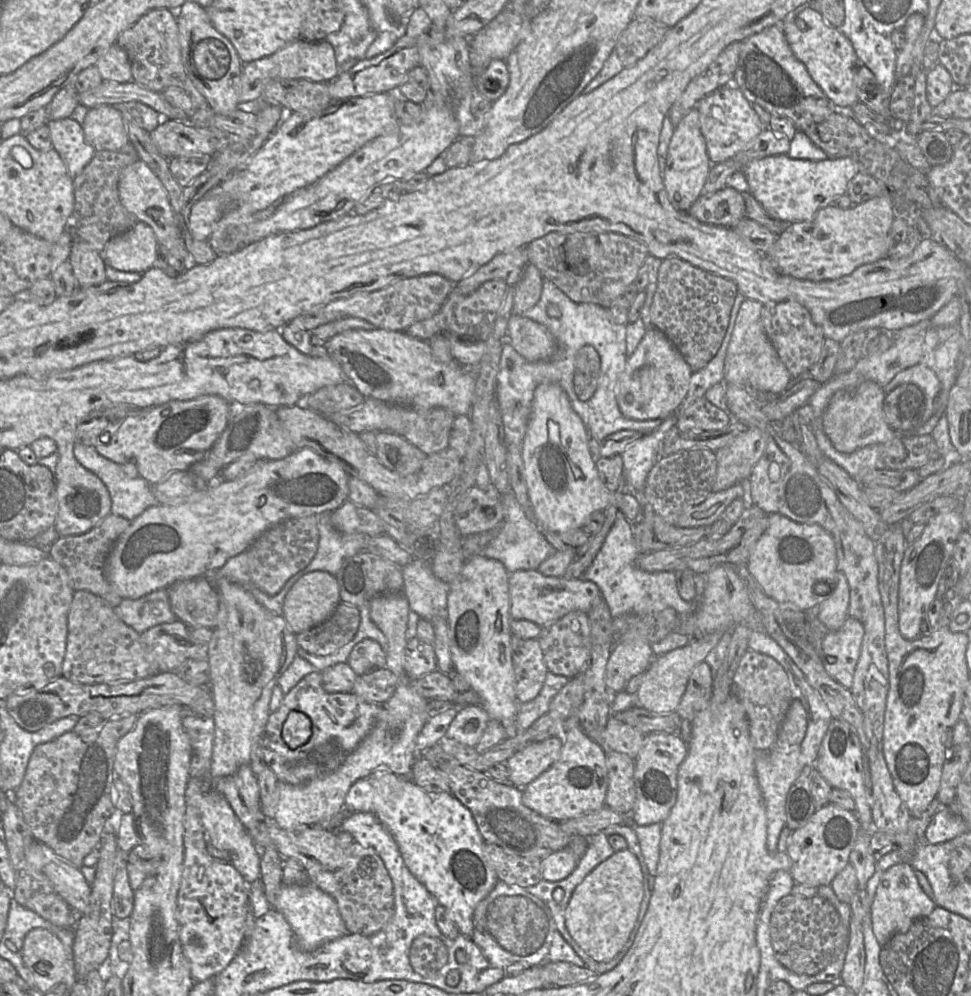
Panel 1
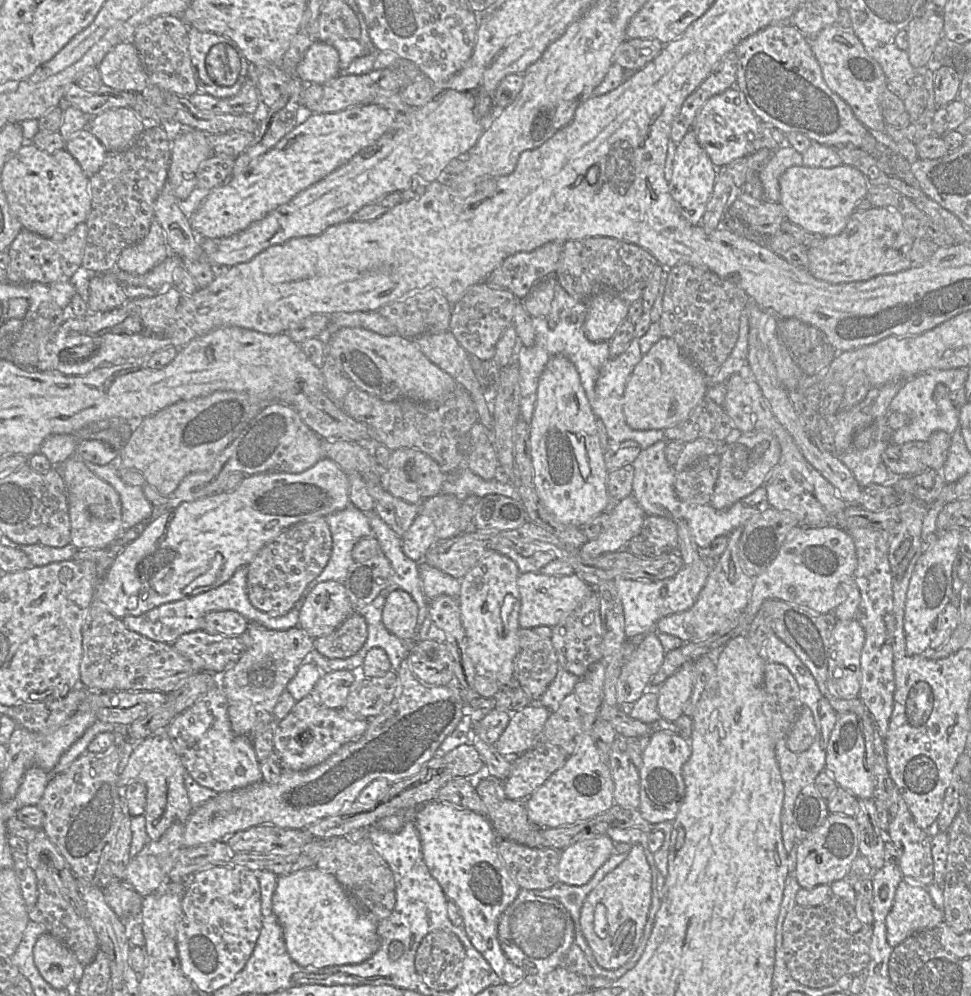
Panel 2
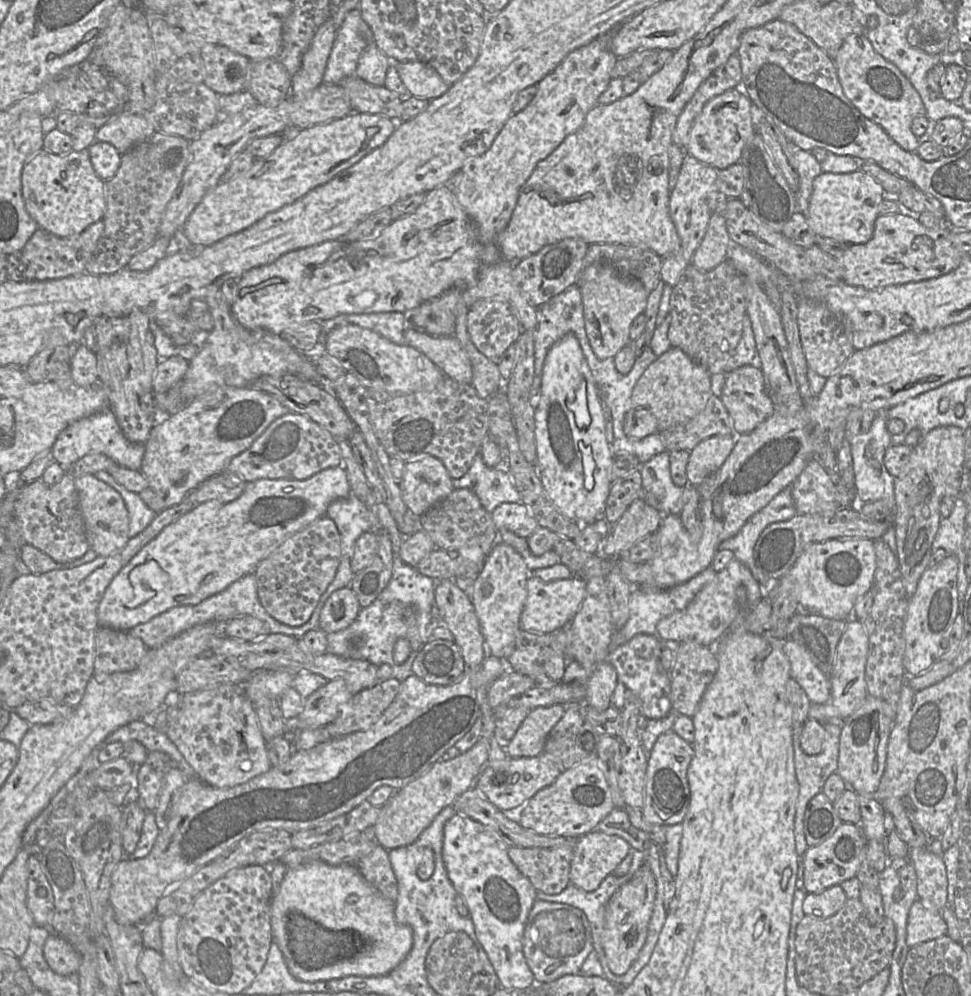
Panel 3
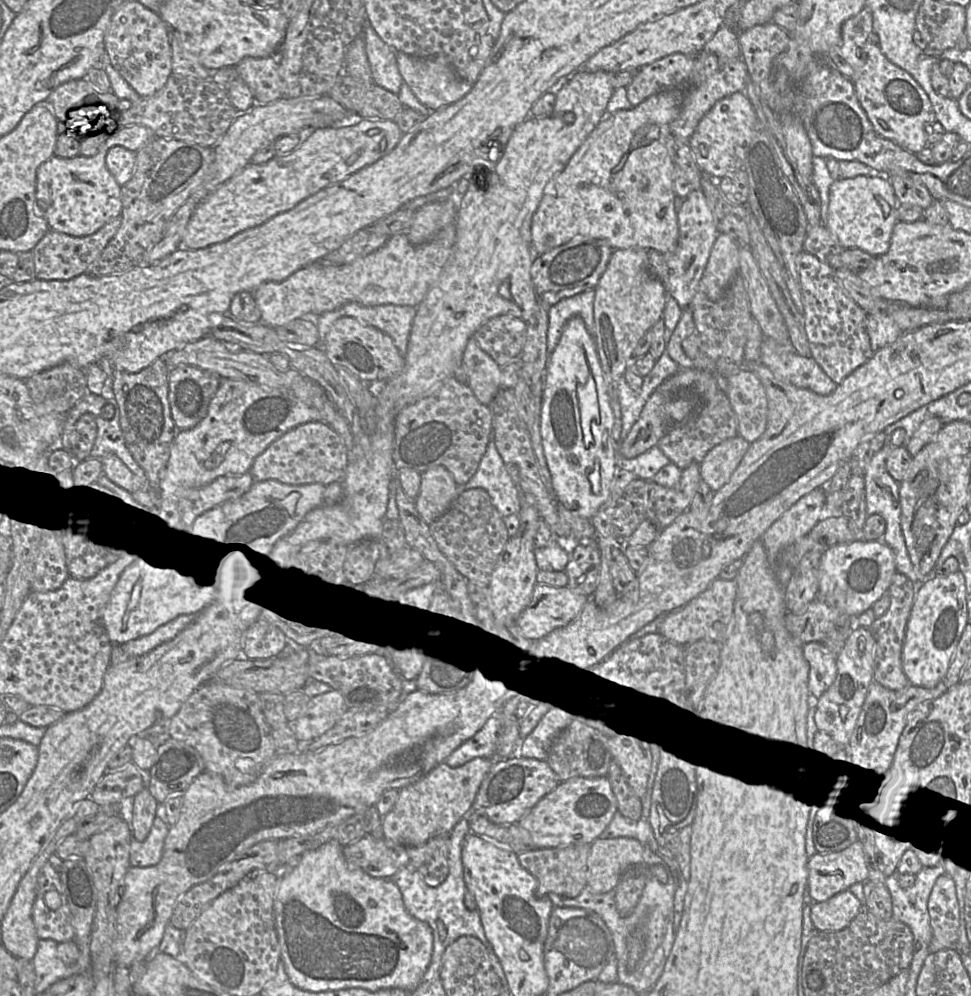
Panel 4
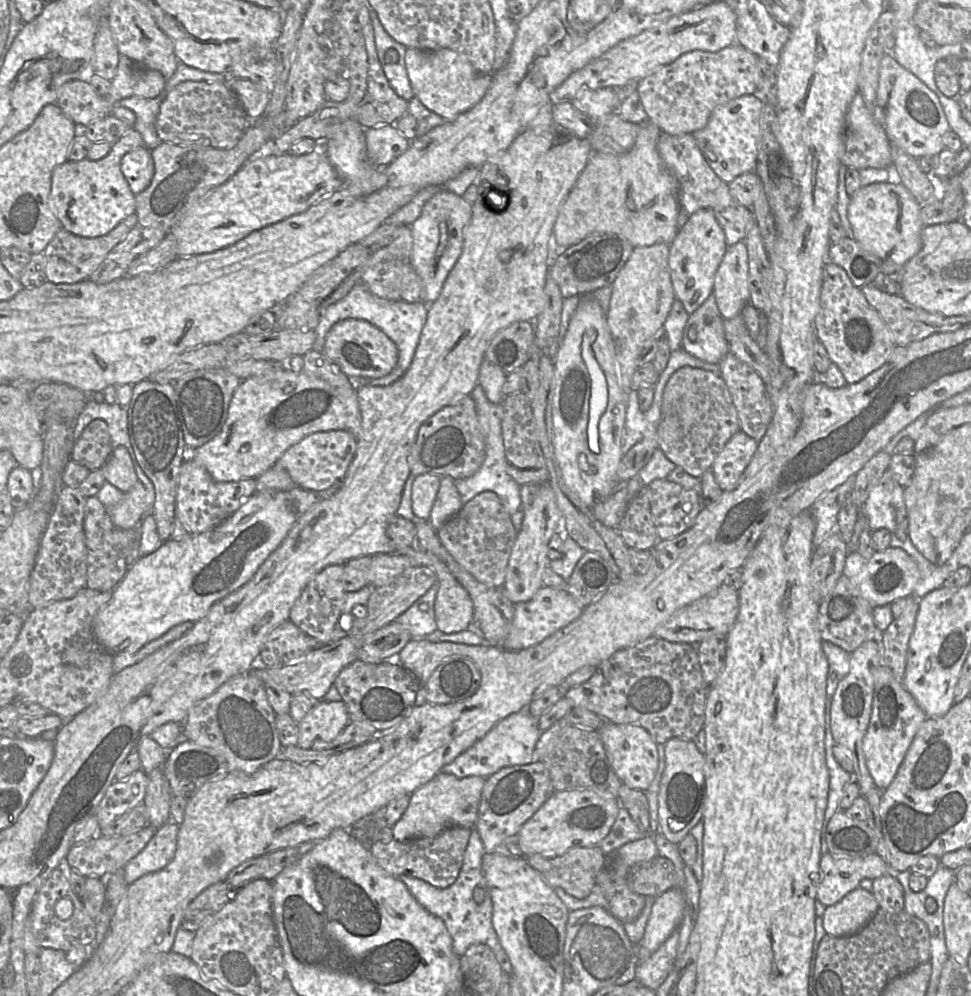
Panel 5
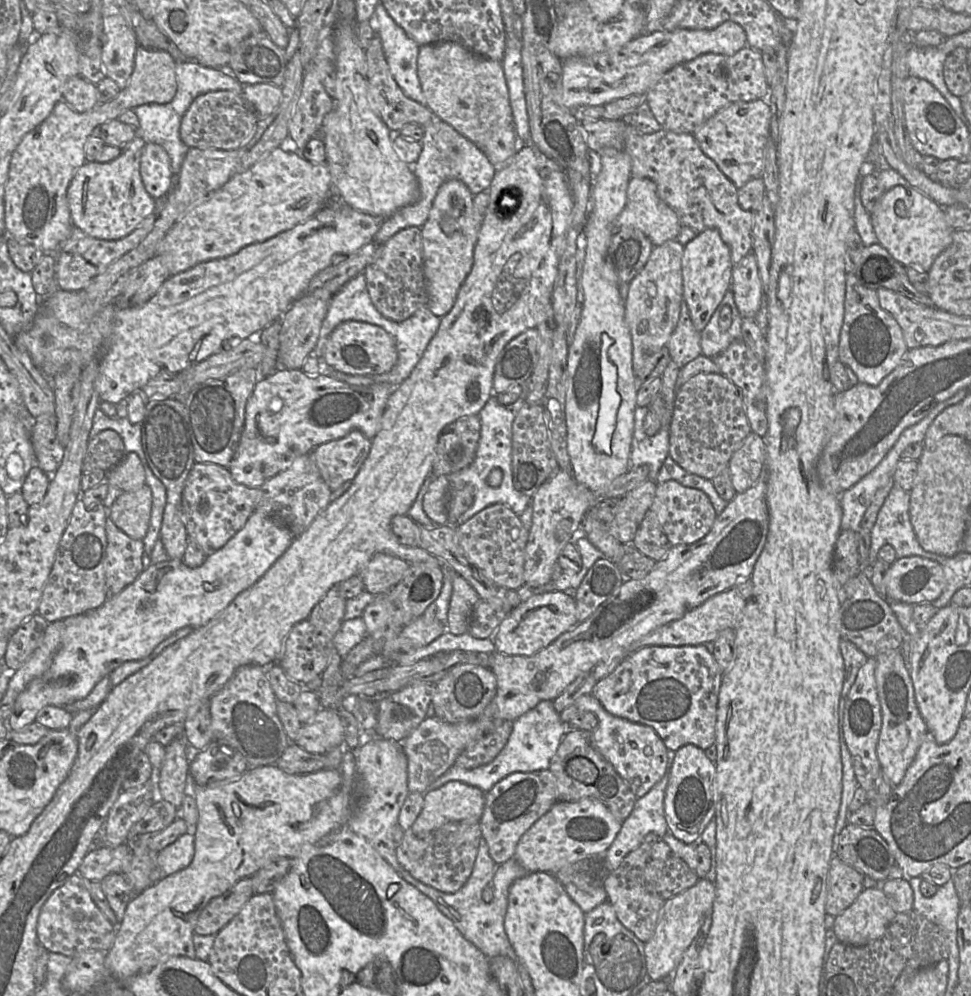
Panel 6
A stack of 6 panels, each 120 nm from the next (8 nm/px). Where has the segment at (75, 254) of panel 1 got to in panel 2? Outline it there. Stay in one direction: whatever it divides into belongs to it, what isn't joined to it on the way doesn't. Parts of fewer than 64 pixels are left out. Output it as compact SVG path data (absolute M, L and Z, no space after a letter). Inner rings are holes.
M113 273L94 274L89 280L89 312L109 312L120 307L127 295Z

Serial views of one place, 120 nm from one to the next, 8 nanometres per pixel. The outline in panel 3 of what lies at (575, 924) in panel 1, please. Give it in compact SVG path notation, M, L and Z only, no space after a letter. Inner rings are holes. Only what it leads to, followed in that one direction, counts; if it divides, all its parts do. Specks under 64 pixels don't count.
M647 864L641 865L632 878L610 898L605 909L605 925L601 935L610 970L616 975L625 974L643 948L656 898L656 881Z

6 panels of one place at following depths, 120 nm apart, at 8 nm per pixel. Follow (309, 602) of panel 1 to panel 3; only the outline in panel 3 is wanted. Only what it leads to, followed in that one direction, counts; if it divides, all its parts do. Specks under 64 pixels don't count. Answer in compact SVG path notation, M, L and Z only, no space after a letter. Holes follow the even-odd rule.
M350 587L334 591L323 605L319 617L319 628L333 633L347 628L358 616L361 607Z

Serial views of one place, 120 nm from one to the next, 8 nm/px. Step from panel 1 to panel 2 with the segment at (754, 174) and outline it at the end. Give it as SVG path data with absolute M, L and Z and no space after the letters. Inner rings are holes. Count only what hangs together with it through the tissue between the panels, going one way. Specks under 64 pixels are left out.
M845 164L833 168L792 166L781 175L779 184L780 204L785 209L787 220L813 234L827 237L844 230L850 216L856 211L857 204L866 197L870 186L866 176L859 169Z

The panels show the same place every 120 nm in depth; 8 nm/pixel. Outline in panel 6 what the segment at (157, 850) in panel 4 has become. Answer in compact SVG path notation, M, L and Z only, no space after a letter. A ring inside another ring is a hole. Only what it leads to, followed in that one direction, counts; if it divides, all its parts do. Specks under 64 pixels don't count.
M188 831L158 852L157 865L160 877L167 877L189 866L194 854L194 835Z

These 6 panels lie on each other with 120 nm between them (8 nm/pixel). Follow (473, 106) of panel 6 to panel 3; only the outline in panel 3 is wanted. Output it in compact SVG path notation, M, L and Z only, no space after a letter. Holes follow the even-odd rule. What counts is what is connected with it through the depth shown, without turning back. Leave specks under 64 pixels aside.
M392 61L397 72L412 96L431 101L442 96L450 88L438 72L419 61Z

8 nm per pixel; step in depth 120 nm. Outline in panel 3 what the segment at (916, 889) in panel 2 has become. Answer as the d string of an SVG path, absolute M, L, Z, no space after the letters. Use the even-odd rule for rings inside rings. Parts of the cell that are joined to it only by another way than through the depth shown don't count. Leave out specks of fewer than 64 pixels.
M916 900L908 914L906 944L913 947L947 934L947 926L940 912L934 911Z

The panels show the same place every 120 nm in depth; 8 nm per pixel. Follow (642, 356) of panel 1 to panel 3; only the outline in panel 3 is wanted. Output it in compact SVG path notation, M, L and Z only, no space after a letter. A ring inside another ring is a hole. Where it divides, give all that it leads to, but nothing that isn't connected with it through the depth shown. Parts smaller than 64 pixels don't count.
M671 347L658 356L637 381L626 413L624 432L631 438L644 438L684 424L700 413L711 396L710 373L681 349Z

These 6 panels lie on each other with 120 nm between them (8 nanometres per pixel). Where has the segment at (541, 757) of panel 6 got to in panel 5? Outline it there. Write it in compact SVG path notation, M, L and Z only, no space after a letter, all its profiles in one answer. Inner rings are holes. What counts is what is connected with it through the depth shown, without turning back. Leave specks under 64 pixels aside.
M523 709L499 721L485 736L444 766L441 772L458 778L481 776L486 779L504 767L532 763L533 751L540 734L537 718L533 717L528 709Z

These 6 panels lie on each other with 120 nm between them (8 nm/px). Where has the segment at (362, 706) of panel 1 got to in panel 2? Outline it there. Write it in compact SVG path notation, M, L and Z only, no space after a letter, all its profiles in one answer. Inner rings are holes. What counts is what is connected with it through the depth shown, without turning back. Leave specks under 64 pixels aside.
M312 694L297 701L288 715L275 721L274 752L279 756L283 770L304 771L319 765L343 745L360 737L367 729L369 720L348 720L341 709L331 709L317 703Z

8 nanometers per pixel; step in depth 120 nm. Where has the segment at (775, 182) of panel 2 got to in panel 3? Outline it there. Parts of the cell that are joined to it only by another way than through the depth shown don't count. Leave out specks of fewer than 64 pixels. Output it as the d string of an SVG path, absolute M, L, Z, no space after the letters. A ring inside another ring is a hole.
M796 145L791 147L791 151L788 150L787 157L799 176L799 188L795 197L799 211L804 213L813 191L813 181L823 170L814 155Z

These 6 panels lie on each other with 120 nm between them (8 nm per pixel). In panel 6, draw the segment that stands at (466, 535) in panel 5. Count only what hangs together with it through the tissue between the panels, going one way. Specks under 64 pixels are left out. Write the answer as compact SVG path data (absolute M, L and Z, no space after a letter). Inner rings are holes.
M496 503L484 508L467 521L456 524L455 530L466 557L484 576L509 589L524 588L525 549L529 530L523 526L519 515L505 504Z

